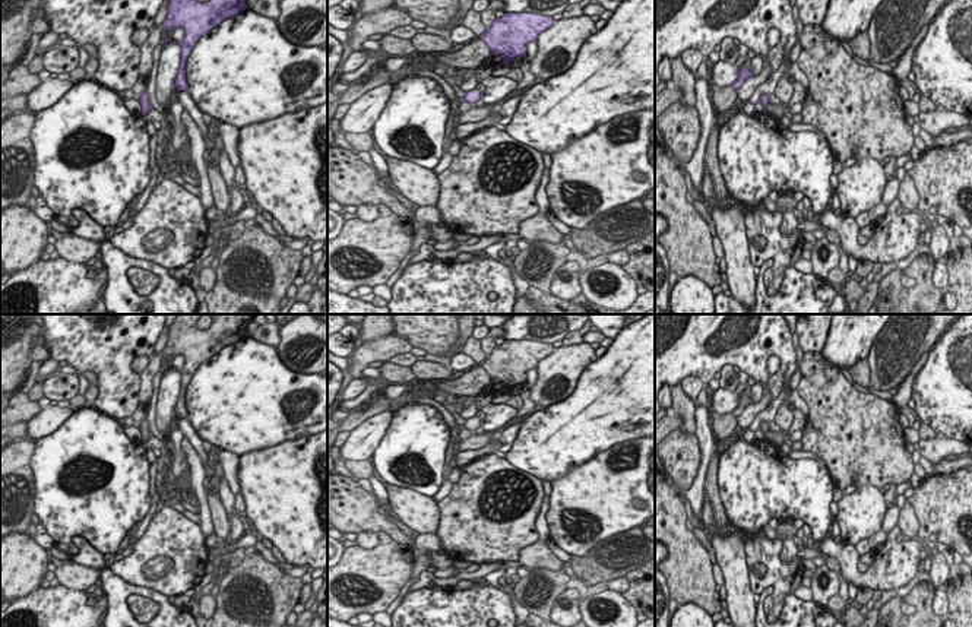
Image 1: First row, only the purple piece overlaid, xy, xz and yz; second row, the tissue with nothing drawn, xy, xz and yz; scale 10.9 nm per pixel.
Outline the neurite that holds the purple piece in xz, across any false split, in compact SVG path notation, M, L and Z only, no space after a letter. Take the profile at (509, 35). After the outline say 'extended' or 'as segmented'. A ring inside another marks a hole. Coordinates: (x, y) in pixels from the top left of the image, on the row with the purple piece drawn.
M504 13L479 37L490 53L498 53L504 66L526 57L526 45L554 25L554 19L534 13Z; as segmented

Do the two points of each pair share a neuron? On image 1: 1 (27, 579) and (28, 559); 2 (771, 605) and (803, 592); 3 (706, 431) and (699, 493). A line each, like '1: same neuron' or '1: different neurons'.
1: same neuron
2: different neurons
3: same neuron

